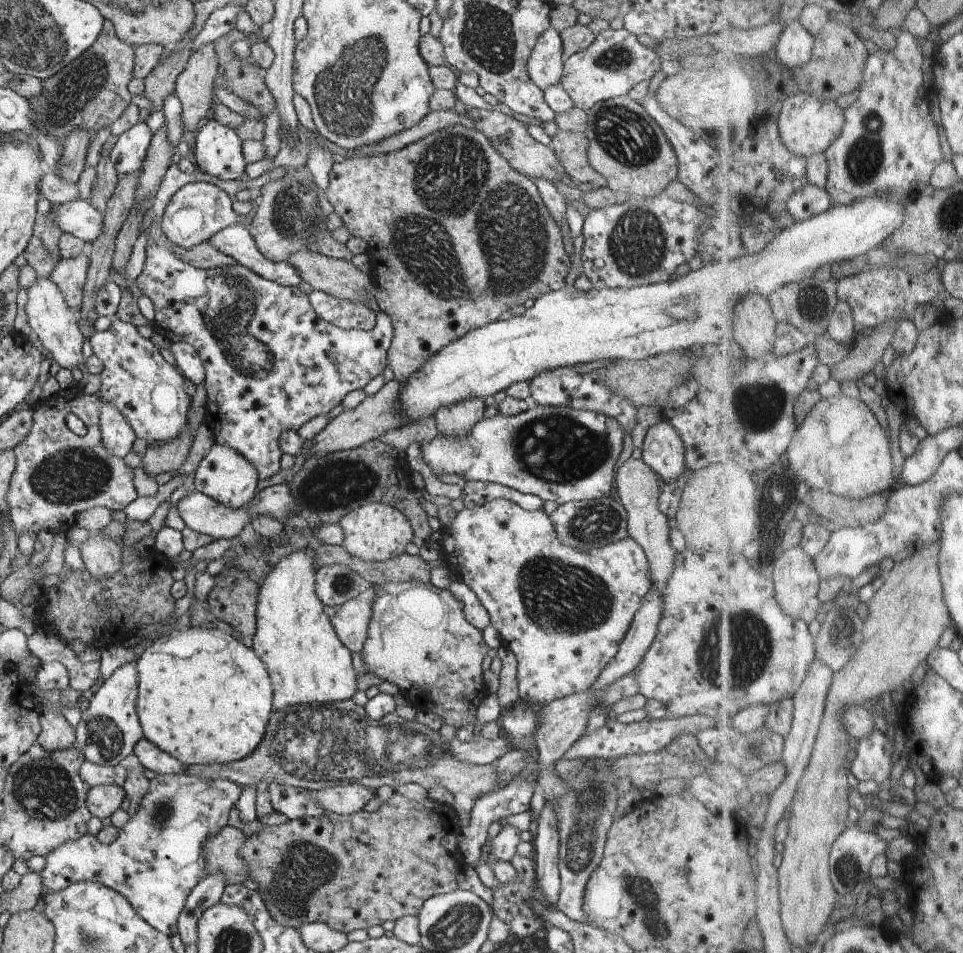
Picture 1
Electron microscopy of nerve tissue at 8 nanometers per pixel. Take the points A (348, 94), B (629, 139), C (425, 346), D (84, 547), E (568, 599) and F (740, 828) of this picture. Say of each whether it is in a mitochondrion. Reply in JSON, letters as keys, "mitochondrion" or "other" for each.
{"A":"mitochondrion","B":"mitochondrion","C":"other","D":"other","E":"mitochondrion","F":"other"}

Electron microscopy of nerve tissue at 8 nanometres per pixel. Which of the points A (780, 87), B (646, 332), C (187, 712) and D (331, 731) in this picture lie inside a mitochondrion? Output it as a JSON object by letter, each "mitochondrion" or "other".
{"A":"other","B":"other","C":"other","D":"mitochondrion"}

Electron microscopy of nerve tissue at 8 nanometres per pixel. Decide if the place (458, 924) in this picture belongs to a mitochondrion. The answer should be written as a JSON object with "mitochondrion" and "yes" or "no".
{"mitochondrion":"yes"}

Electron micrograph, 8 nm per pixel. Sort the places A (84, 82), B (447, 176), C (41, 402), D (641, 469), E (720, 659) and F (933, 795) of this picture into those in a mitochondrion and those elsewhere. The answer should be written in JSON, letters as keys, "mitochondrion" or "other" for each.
{"A":"mitochondrion","B":"mitochondrion","C":"other","D":"other","E":"mitochondrion","F":"other"}

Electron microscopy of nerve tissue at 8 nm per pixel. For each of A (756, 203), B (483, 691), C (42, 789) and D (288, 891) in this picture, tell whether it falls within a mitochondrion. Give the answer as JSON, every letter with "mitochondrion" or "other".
{"A":"other","B":"other","C":"mitochondrion","D":"mitochondrion"}

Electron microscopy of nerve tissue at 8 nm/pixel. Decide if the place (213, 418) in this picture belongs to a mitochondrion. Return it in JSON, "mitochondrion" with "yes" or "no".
{"mitochondrion":"no"}

